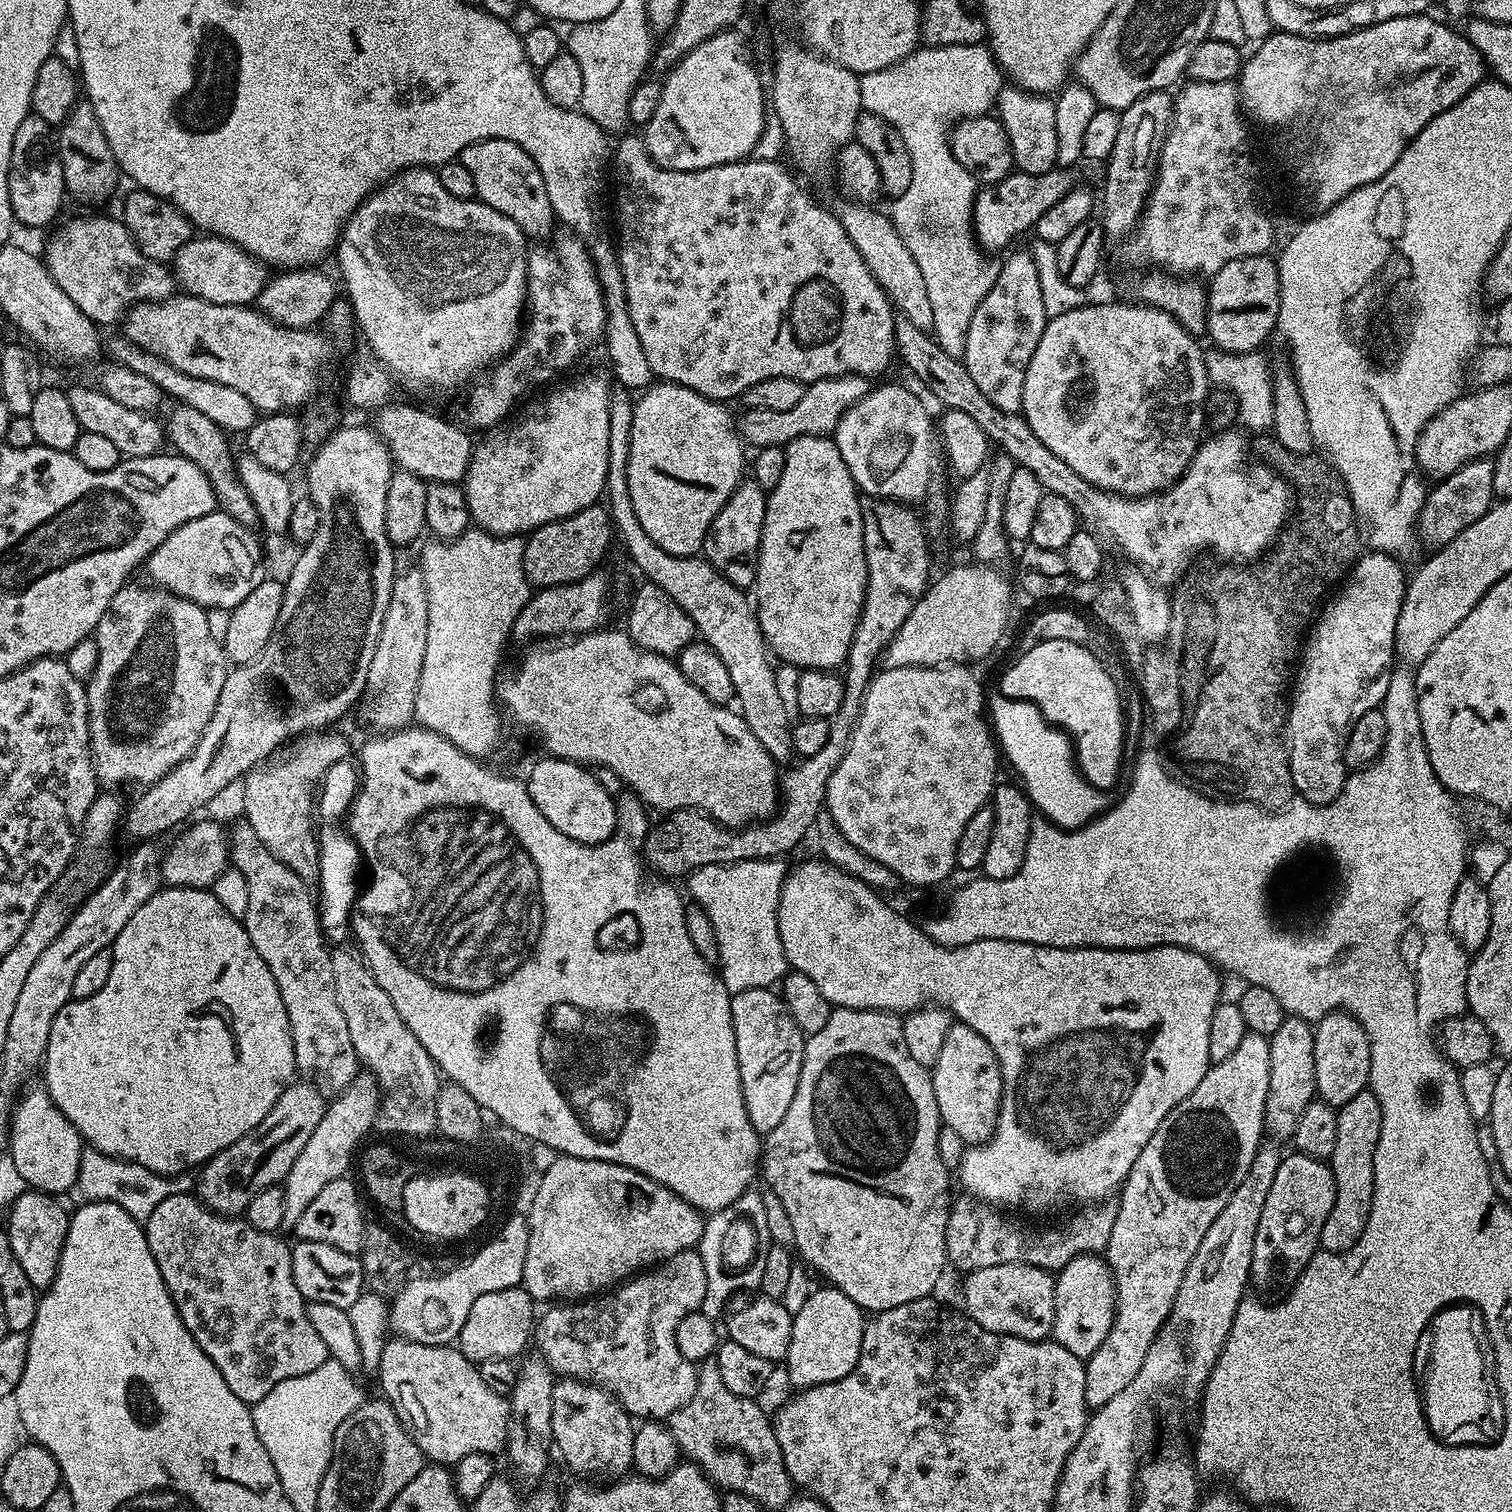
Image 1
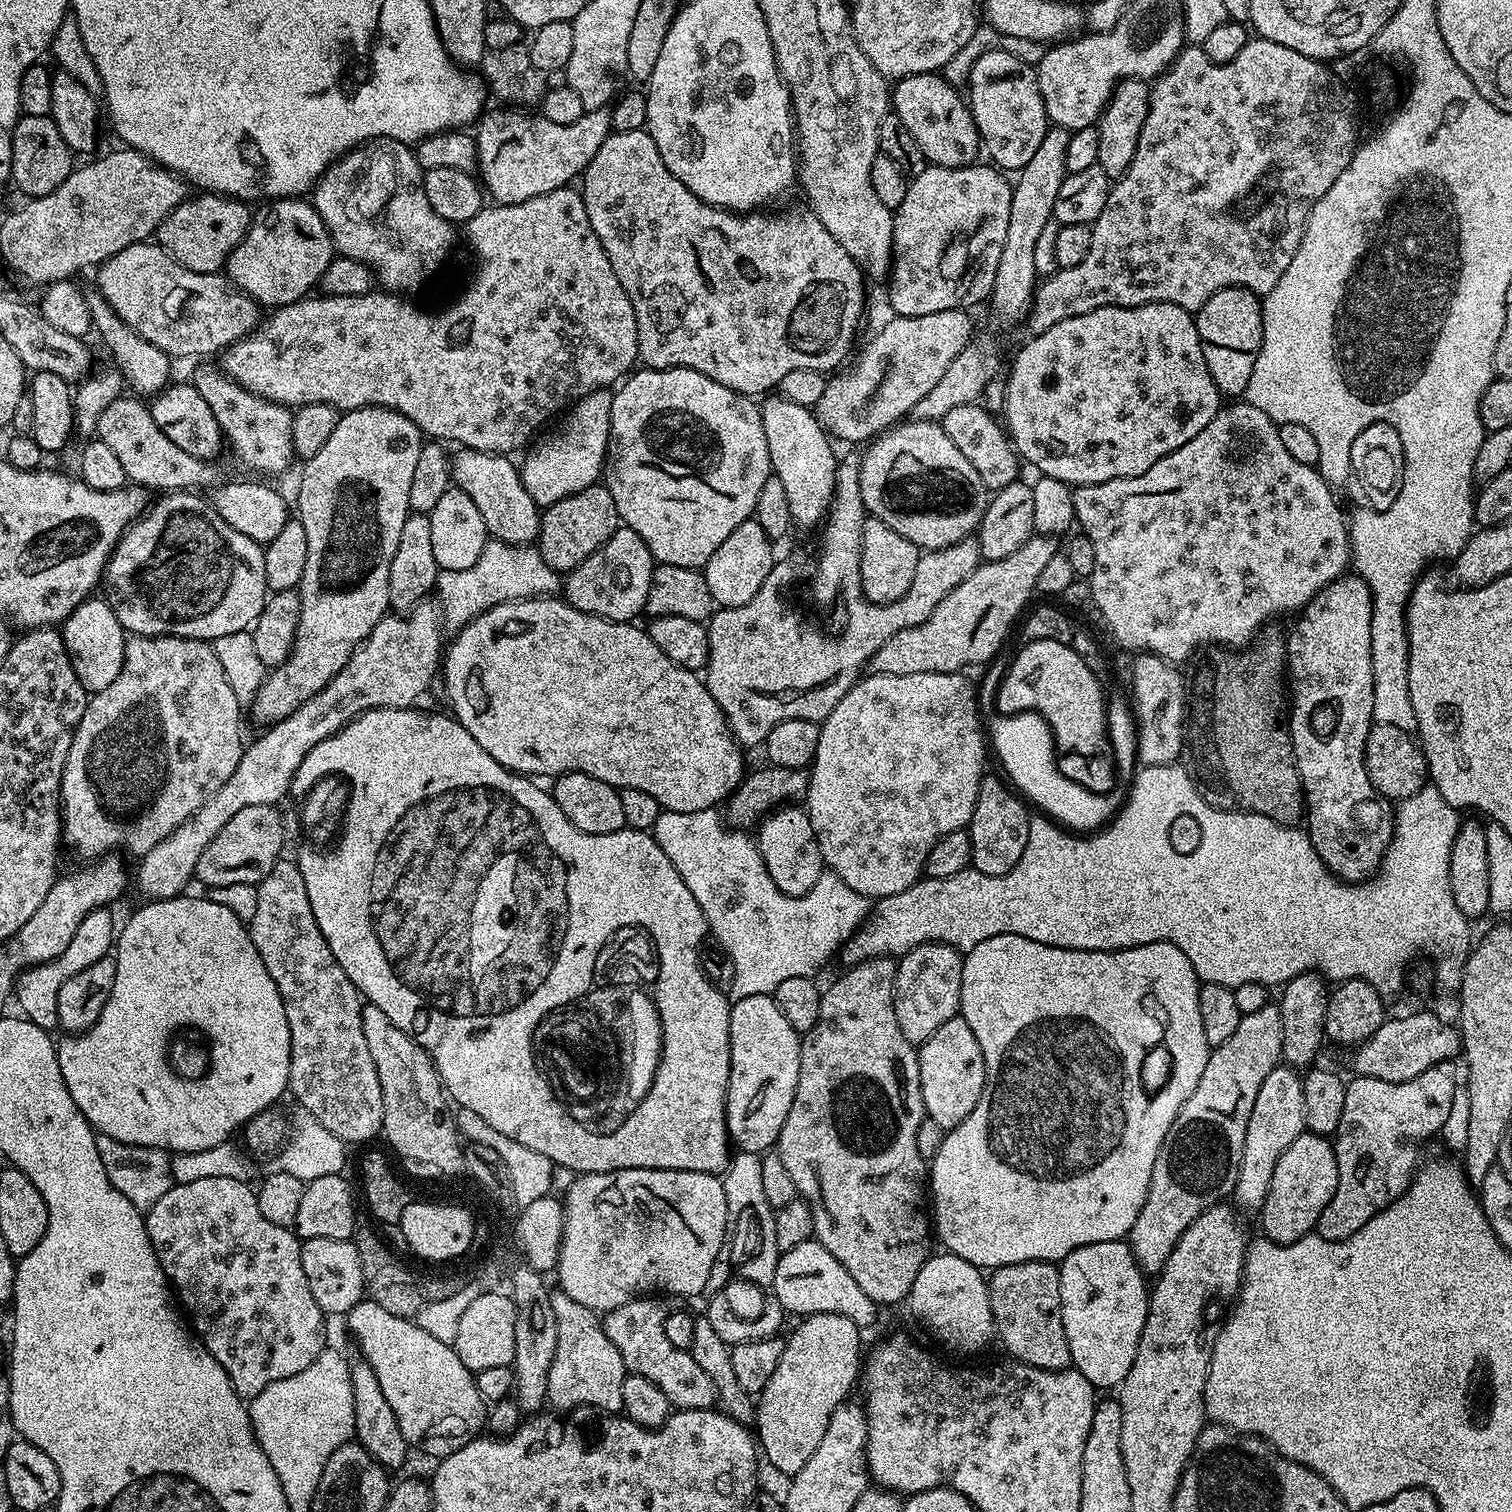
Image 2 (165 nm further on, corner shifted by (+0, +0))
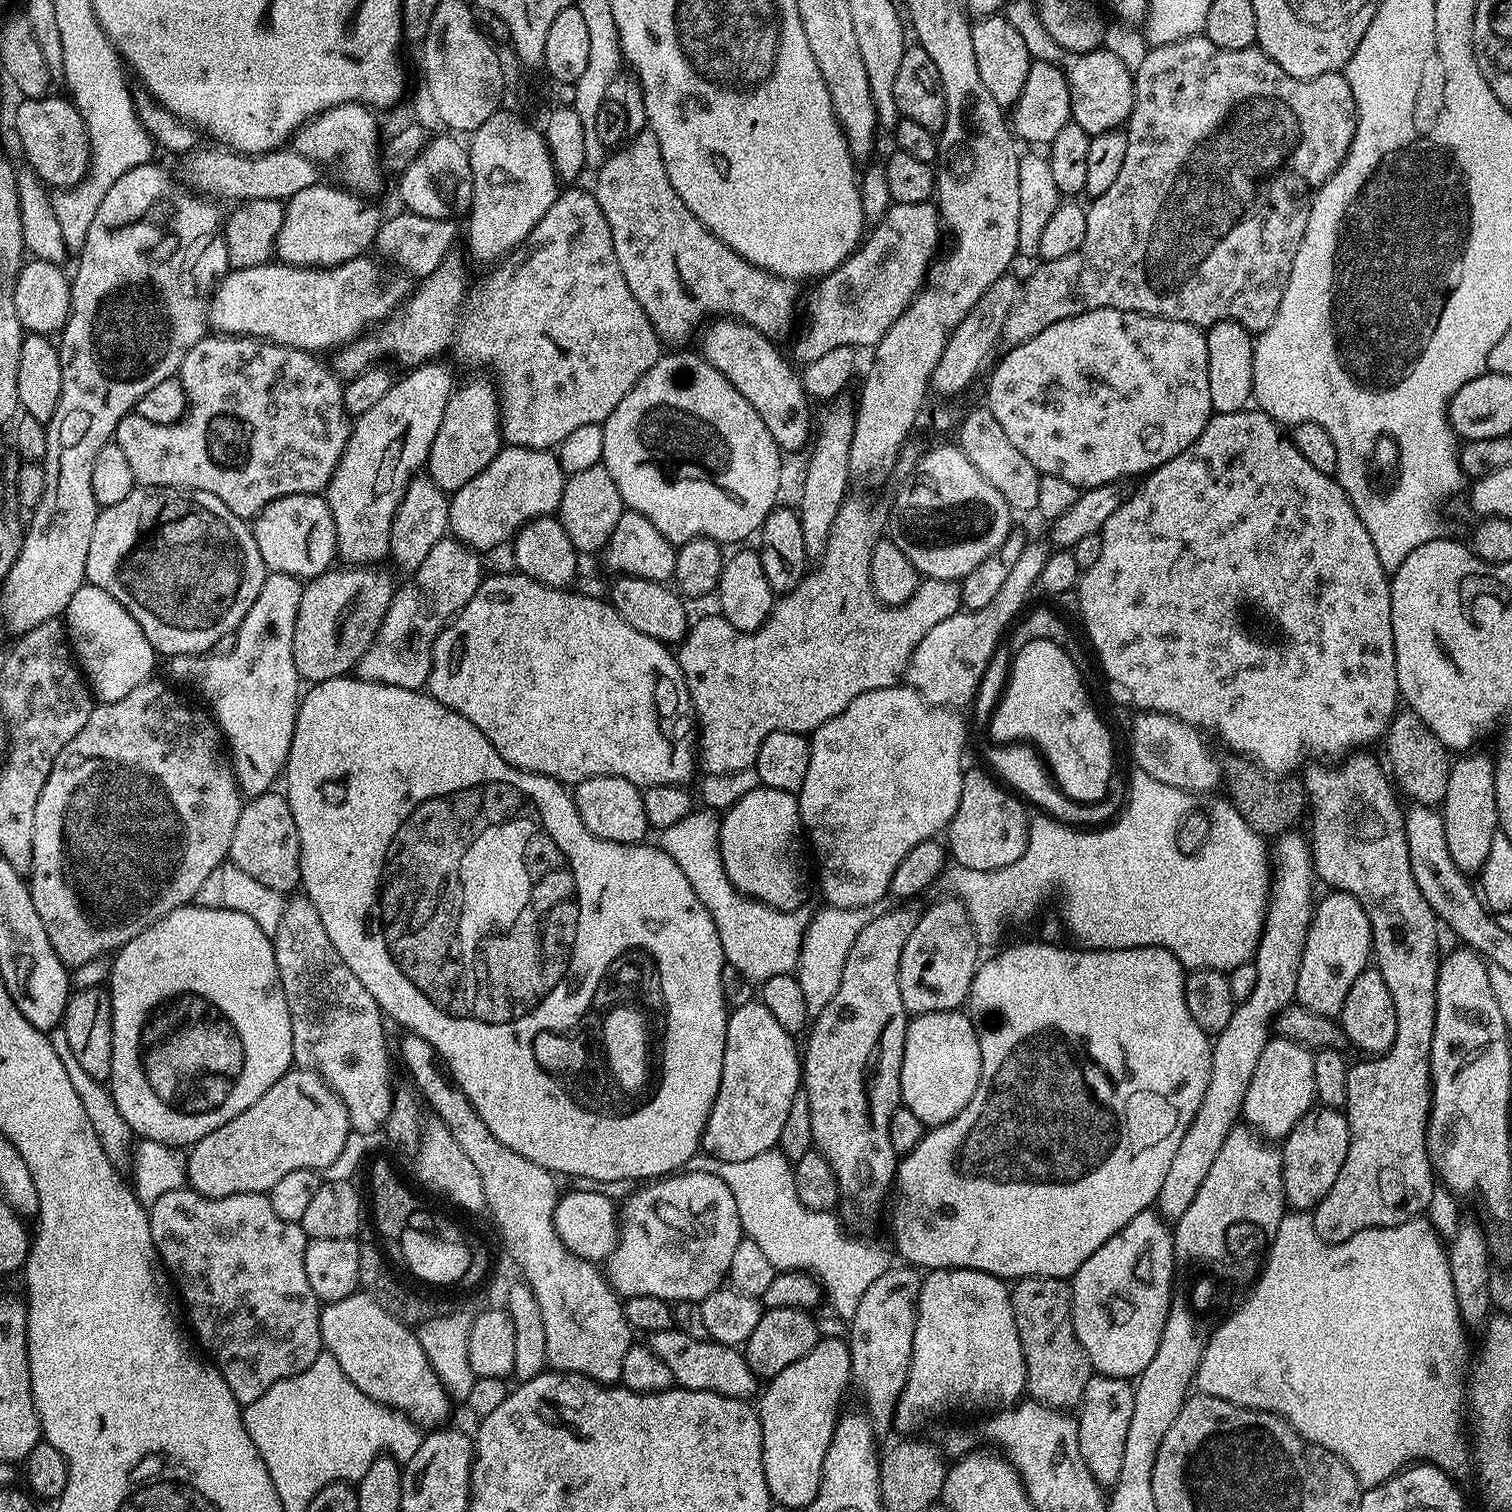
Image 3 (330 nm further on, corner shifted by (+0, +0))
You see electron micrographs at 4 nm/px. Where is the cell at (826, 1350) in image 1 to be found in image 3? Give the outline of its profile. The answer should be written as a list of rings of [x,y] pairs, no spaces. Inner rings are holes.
[[[836,1336],[817,1340],[810,1354],[802,1354],[798,1362],[786,1366],[782,1374],[767,1381],[768,1388],[759,1397],[758,1415],[762,1426],[762,1470],[766,1474],[768,1493],[775,1503],[786,1506],[789,1510],[803,1510],[814,1502],[820,1489],[820,1471],[826,1458],[826,1450],[832,1441],[836,1422],[841,1415],[840,1399],[844,1396],[852,1380],[852,1359],[847,1339]]]

